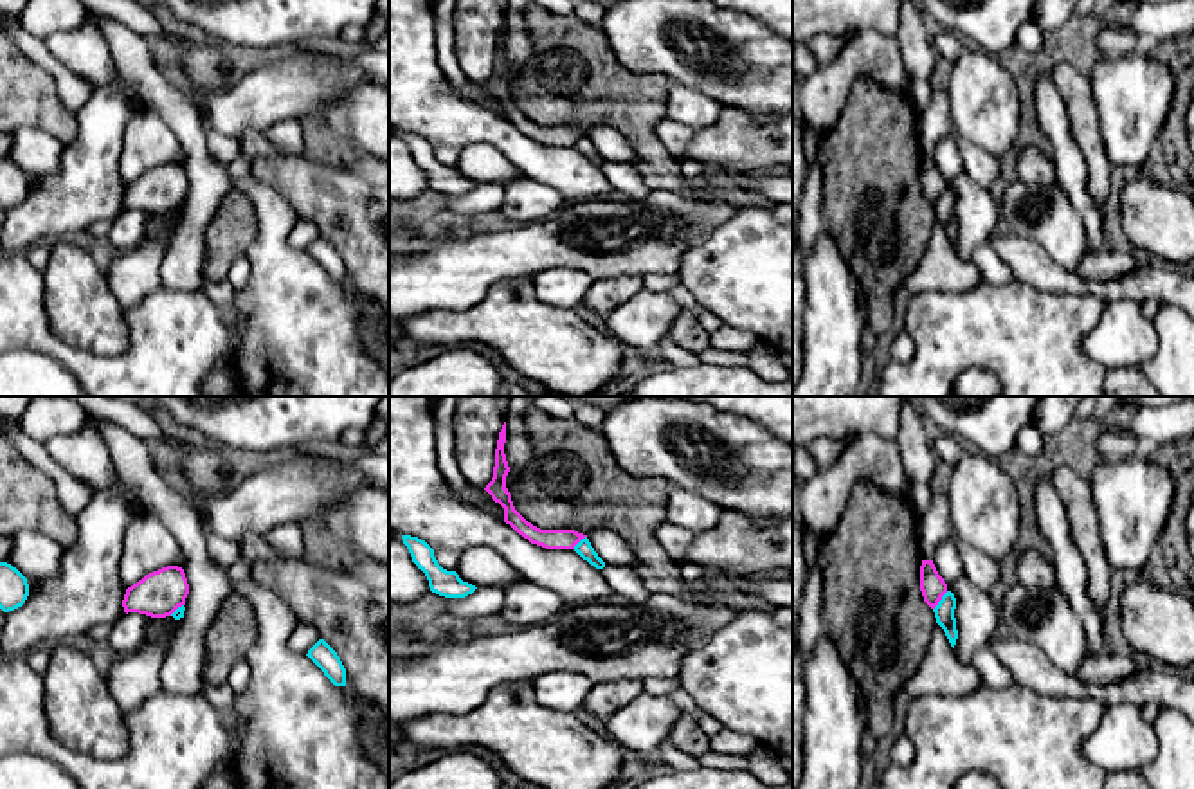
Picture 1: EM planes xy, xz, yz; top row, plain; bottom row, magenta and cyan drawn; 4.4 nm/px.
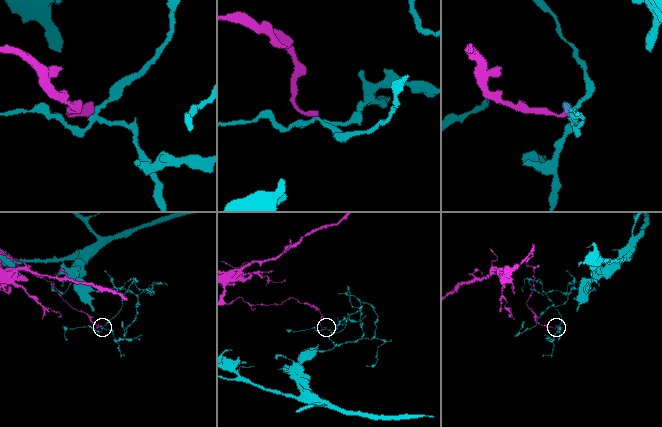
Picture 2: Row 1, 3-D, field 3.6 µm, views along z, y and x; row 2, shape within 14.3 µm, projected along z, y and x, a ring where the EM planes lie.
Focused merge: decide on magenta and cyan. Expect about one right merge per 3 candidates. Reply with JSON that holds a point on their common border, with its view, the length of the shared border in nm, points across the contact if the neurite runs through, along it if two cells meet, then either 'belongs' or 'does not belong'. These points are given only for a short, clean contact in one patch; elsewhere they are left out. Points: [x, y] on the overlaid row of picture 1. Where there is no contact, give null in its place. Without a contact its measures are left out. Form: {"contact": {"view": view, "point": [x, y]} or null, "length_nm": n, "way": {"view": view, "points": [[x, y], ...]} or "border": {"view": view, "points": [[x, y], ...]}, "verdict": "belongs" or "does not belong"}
{"contact": {"view": "yz", "point": [940, 598]}, "length_nm": 110, "border": {"view": "yz", "points": [[948, 591], [933, 609]]}, "verdict": "does not belong"}

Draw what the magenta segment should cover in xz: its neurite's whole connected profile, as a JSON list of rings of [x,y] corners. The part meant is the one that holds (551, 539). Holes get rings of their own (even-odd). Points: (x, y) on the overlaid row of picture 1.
[[[506,422],[497,440],[493,477],[484,488],[492,495],[492,499],[504,508],[504,522],[510,524],[519,535],[528,539],[531,544],[542,546],[546,549],[574,549],[574,546],[587,535],[574,530],[540,530],[528,522],[515,510],[511,494],[506,488],[506,476],[510,472],[510,467],[504,454],[504,443]]]

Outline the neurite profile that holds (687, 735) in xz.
[[[684,710],[675,721],[668,739],[679,751],[695,760],[710,751],[710,737],[699,728],[697,715]]]

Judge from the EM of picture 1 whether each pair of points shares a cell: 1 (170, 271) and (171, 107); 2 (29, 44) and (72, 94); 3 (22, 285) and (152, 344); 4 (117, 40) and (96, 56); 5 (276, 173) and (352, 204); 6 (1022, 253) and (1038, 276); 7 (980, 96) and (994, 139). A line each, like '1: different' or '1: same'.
1: same
2: same
3: same
4: different
5: same
6: same
7: same

